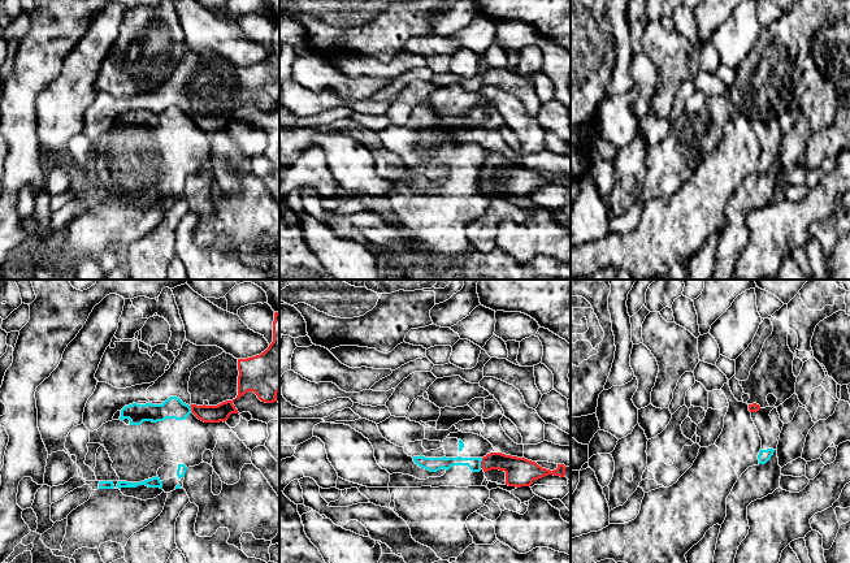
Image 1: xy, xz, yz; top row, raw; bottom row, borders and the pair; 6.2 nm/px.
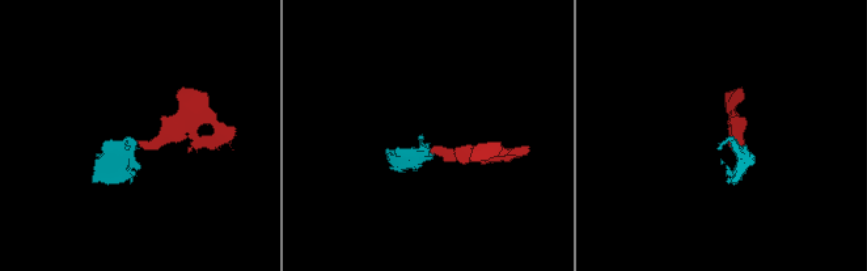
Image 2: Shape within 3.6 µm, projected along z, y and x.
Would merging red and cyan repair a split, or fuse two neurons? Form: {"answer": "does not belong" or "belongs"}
{"answer": "does not belong"}

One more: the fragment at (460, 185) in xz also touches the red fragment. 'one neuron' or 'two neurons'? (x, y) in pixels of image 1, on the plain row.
two neurons

